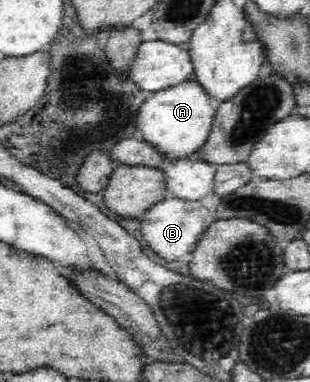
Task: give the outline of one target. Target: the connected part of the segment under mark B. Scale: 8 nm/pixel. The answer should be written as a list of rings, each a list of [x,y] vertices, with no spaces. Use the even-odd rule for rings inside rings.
[[[167,197],[147,208],[140,219],[140,231],[149,248],[165,261],[179,261],[195,248],[197,240],[213,222],[212,214],[201,201]]]

